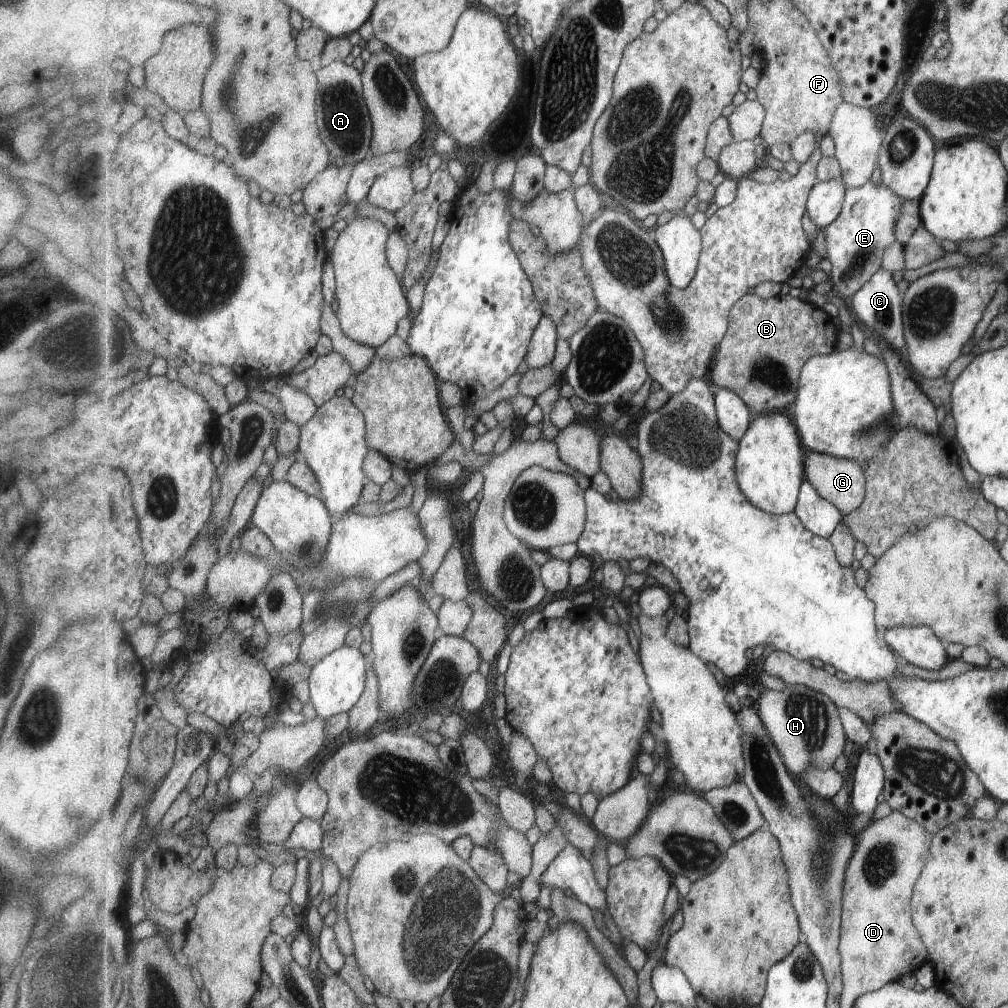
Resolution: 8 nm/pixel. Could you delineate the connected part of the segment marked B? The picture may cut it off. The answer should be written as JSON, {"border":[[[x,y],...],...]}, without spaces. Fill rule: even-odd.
{"border":[[[750,292],[729,312],[728,334],[721,340],[708,380],[719,386],[719,389],[727,388],[739,394],[753,412],[788,409],[797,400],[801,370],[804,370],[809,358],[836,351],[838,337],[839,332],[837,326],[833,324],[833,317],[825,310],[821,310],[821,307],[799,298],[791,298],[789,294],[779,294],[764,300]]]}

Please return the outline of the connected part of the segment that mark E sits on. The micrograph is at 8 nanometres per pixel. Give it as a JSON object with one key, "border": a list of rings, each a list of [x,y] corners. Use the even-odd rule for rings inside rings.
{"border":[[[867,182],[859,188],[847,188],[841,214],[835,222],[822,229],[827,247],[826,258],[832,264],[829,278],[836,296],[849,301],[873,274],[881,270],[885,250],[896,241],[895,224],[903,204],[905,200],[883,183]]]}

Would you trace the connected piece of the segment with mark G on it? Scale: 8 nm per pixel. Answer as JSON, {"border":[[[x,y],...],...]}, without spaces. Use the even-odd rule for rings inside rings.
{"border":[[[808,451],[805,458],[805,474],[806,480],[809,480],[816,487],[817,492],[825,500],[835,504],[844,516],[858,510],[866,500],[868,487],[865,465],[857,460]]]}

